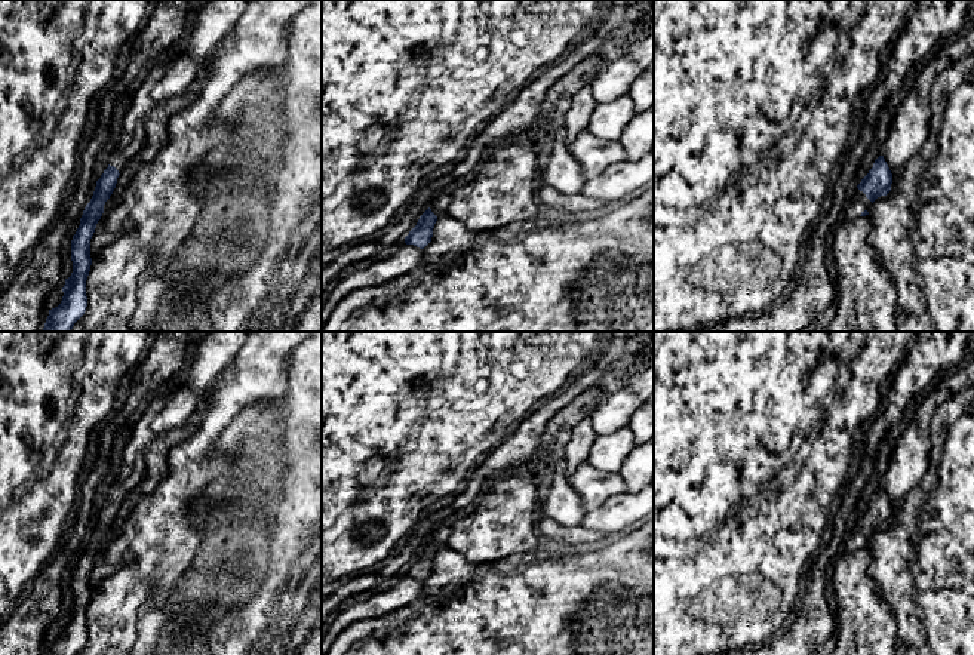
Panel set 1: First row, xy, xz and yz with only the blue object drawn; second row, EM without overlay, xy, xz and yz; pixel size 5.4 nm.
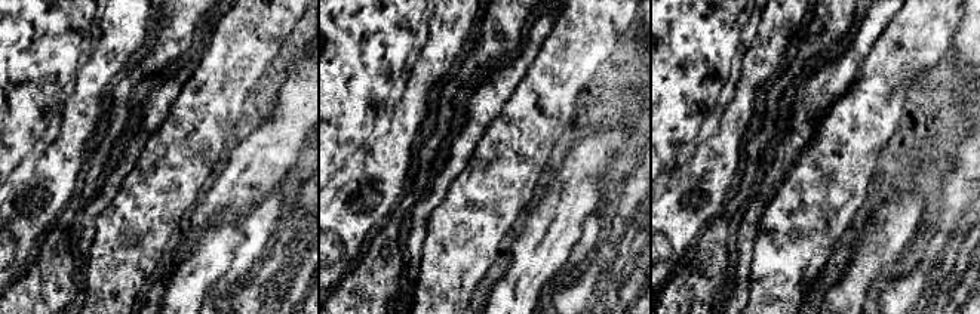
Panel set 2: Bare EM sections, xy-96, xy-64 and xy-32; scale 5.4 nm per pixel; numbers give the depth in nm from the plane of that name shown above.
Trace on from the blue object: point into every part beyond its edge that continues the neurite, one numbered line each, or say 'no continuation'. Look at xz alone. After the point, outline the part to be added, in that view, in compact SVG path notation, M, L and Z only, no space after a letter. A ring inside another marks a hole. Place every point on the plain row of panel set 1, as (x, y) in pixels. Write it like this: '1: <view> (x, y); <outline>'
1: xz (439, 537); M440 523L431 532L430 541L439 551L440 548L446 547L449 535L451 535L451 526Z

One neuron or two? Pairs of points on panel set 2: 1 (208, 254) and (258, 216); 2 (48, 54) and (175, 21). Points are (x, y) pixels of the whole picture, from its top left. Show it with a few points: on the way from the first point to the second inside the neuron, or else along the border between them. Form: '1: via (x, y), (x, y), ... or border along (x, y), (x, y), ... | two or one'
1: border along (254, 197), (237, 221), (242, 239), (230, 262) | two
2: border along (151, 28), (151, 40), (146, 46) | two

